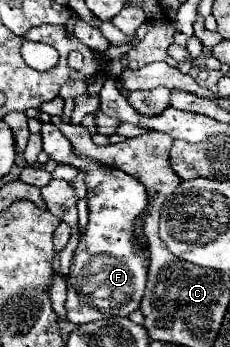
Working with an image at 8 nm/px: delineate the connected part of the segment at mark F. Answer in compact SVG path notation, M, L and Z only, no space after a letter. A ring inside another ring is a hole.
M42 123L40 135L44 141L44 151L52 159L56 159L58 163L74 165L88 173L86 199L90 215L86 231L80 237L80 243L74 251L70 275L66 279L66 317L74 325L82 325L104 317L126 317L128 313L138 309L146 287L148 265L144 265L144 257L136 257L132 249L132 221L136 221L136 215L140 215L144 211L144 205L148 205L146 189L130 173L102 165L92 159L76 157L72 153L70 141L64 137L64 133L60 133L60 129L54 123Z

